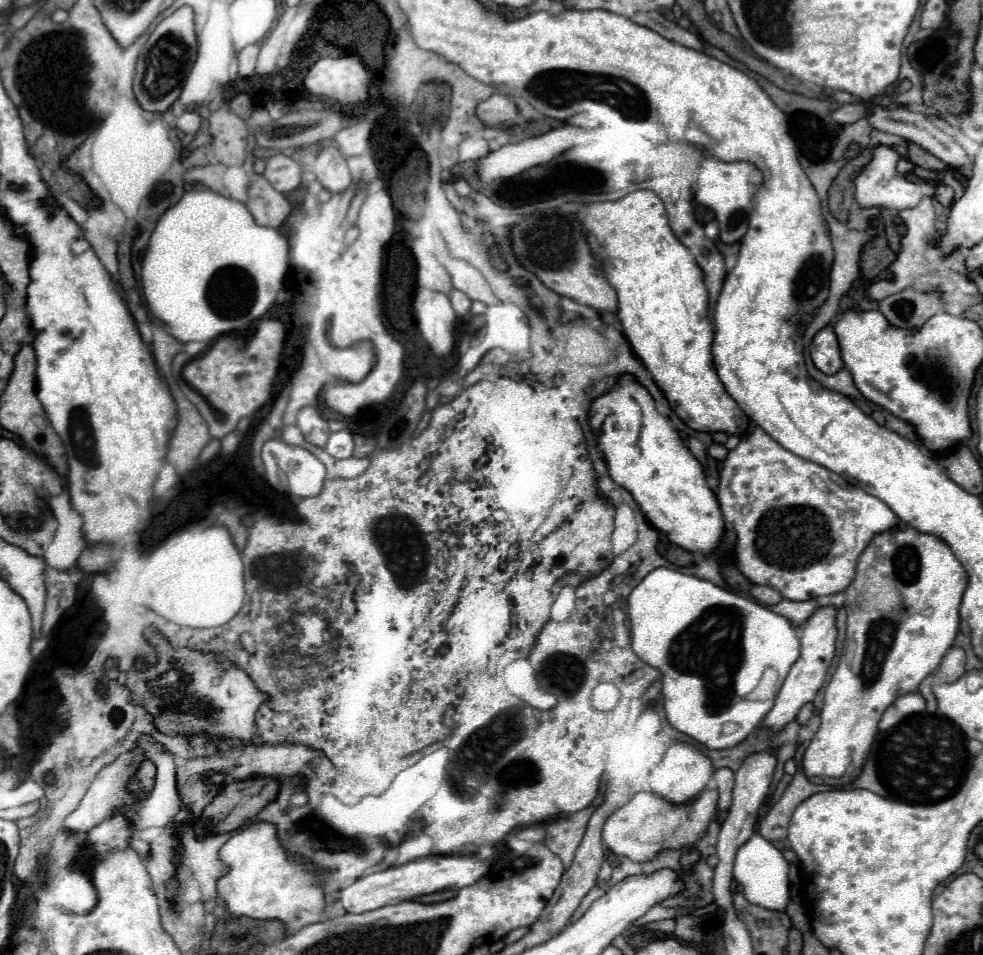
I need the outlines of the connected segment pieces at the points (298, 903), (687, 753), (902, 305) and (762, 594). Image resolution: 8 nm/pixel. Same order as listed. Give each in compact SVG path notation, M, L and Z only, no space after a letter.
M257 822L233 834L219 856L231 868L217 884L219 896L225 900L231 916L279 918L285 922L289 934L323 918L325 900L321 888L315 886L315 876L303 864L287 860L285 850L275 838L273 824Z
M671 744L663 756L663 760L653 768L651 772L651 792L665 798L667 802L675 804L675 806L683 806L683 804L691 804L707 786L713 774L713 766L711 760L701 754L697 748L693 748L691 744Z
M905 288L899 294L887 296L879 302L879 310L887 316L893 326L901 328L917 328L927 318L937 314L943 306L941 290L919 292L913 288Z
M753 586L751 588L751 594L753 594L753 598L757 598L761 604L767 604L767 606L775 606L775 604L779 604L781 602L781 594L775 590L775 588L771 588L771 586Z

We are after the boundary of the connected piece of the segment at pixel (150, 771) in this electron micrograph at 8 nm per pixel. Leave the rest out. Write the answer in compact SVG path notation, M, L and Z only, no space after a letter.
M143 762L139 774L131 782L131 790L147 790L147 792L151 792L153 776L155 776L155 766L151 762Z

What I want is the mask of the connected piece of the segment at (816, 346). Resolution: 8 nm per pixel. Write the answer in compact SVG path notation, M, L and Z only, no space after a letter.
M825 326L821 332L815 334L809 354L811 354L815 368L821 370L823 374L835 374L843 368L839 342L837 342L837 336L831 326Z

